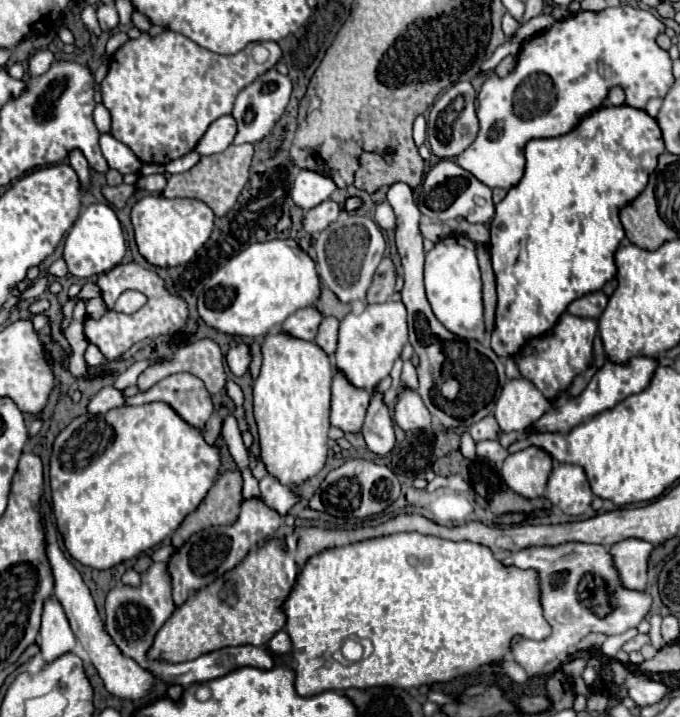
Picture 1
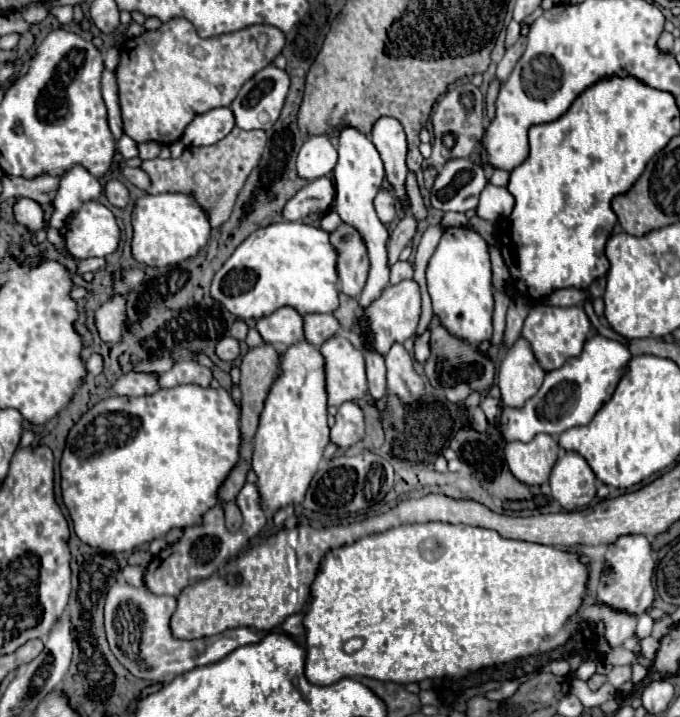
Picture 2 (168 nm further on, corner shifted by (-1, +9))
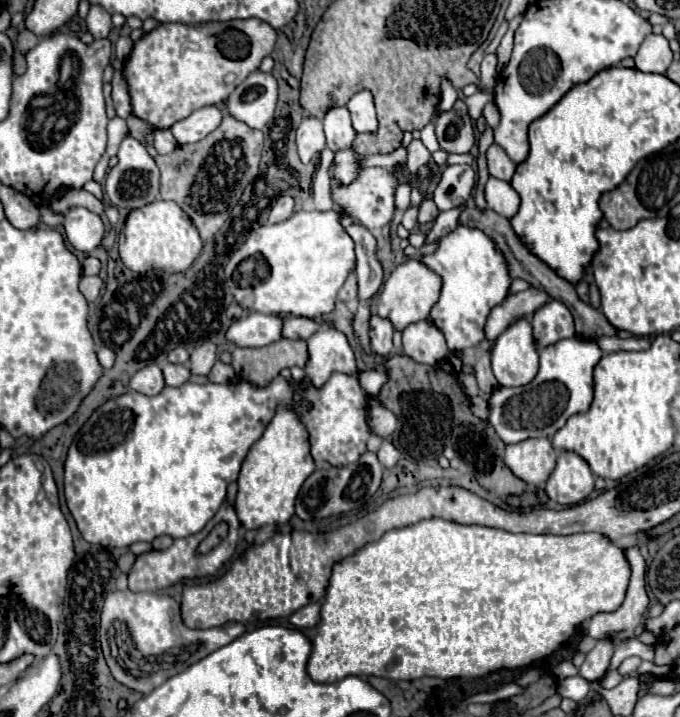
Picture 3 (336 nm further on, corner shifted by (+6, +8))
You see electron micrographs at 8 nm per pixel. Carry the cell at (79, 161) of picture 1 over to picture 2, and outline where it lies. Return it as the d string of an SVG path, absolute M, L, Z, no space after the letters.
M74 165L62 179L58 193L54 197L54 213L50 219L50 227L62 229L62 225L76 213L82 203L96 199L102 193L100 181L90 175L82 165Z

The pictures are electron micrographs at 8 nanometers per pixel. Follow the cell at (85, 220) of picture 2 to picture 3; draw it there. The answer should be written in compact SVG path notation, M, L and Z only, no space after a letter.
M71 208L65 212L65 234L67 240L81 252L95 250L103 240L103 222L97 214L87 208Z

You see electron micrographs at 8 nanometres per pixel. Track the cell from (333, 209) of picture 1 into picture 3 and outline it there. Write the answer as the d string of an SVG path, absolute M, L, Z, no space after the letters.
M281 196L281 198L273 204L273 208L271 208L269 222L271 222L271 224L283 222L283 220L287 220L291 214L293 214L293 198L291 198L291 196Z

